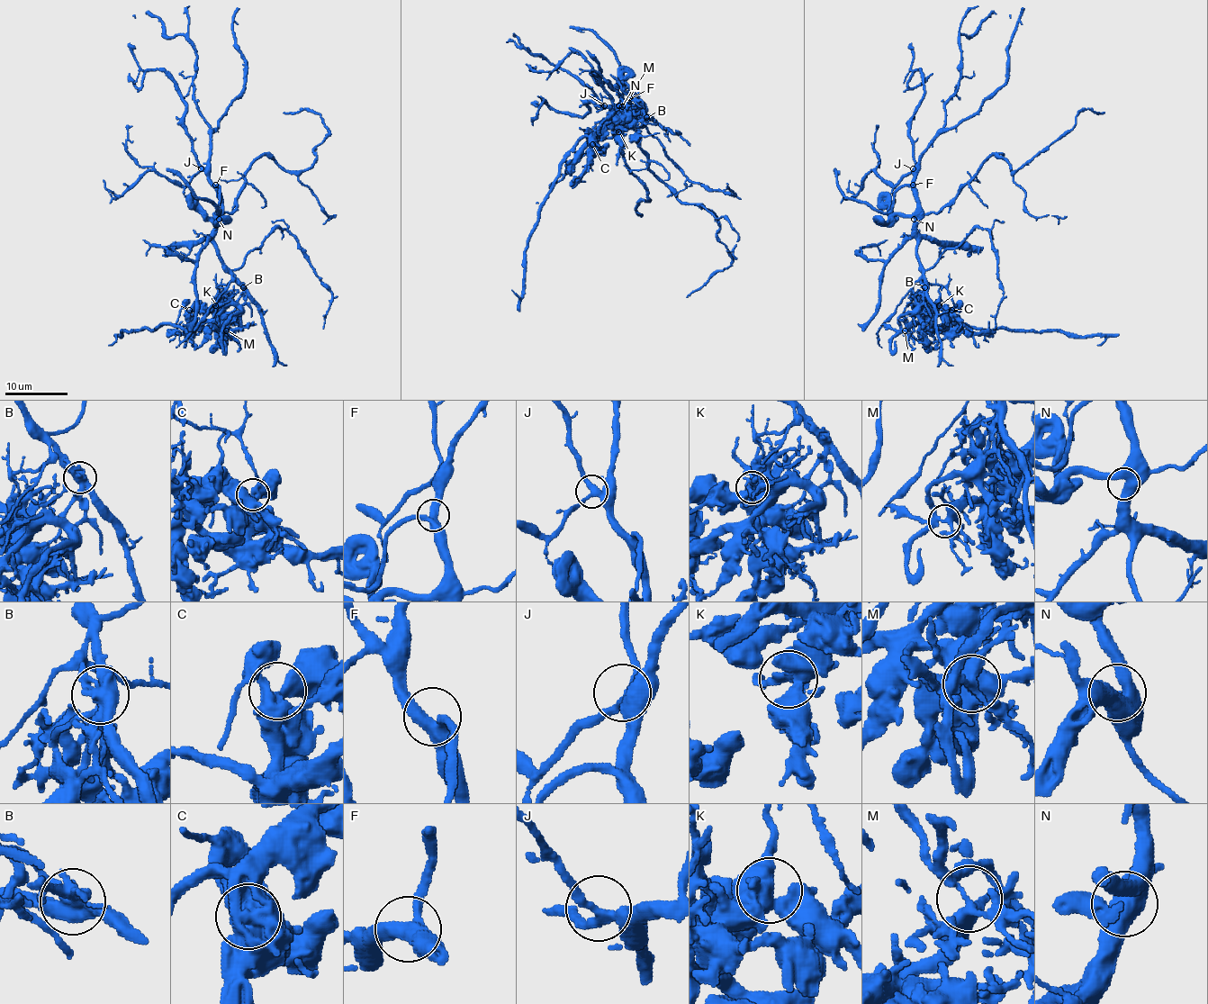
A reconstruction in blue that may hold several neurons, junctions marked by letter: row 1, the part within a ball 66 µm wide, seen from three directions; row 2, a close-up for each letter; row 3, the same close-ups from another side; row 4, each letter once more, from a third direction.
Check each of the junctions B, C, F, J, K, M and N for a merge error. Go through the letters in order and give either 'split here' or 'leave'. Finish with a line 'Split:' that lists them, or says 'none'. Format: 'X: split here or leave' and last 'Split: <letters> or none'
B: split here
C: leave
F: leave
J: leave
K: leave
M: leave
N: leave
Split: B

